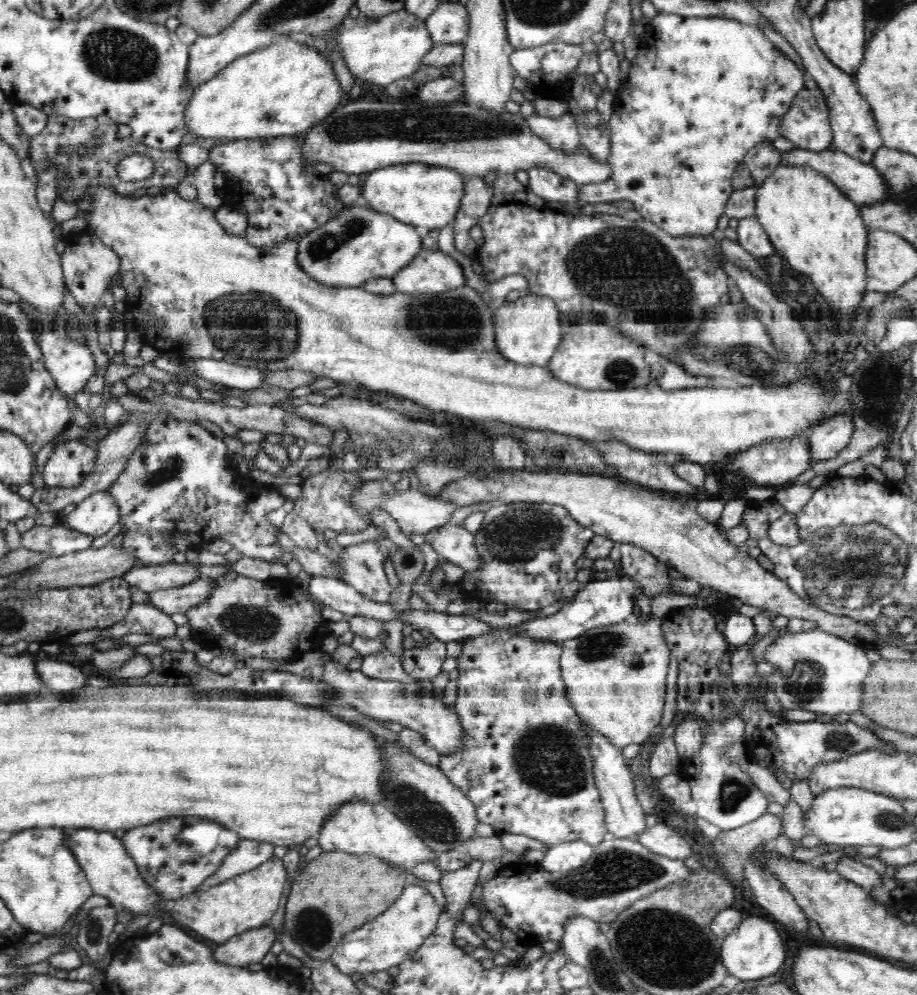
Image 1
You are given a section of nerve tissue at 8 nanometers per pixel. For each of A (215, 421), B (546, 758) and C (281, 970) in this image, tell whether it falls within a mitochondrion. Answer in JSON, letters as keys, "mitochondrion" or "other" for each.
{"A":"other","B":"mitochondrion","C":"other"}

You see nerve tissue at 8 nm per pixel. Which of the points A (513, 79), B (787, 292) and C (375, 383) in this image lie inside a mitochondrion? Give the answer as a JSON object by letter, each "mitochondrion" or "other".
{"A":"other","B":"mitochondrion","C":"other"}

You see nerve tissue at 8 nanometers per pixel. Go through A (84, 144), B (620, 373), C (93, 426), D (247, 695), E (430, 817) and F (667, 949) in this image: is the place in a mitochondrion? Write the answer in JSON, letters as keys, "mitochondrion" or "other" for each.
{"A":"mitochondrion","B":"mitochondrion","C":"other","D":"other","E":"mitochondrion","F":"mitochondrion"}

